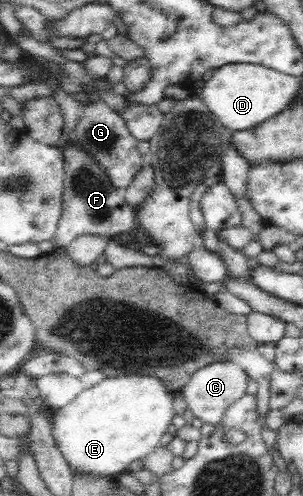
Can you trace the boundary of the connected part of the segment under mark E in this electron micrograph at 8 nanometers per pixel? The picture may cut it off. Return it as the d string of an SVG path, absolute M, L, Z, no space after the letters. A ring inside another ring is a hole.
M155 376L105 377L99 384L84 388L73 402L51 410L52 438L74 472L114 478L128 471L133 460L143 459L160 446L176 414L173 395Z

